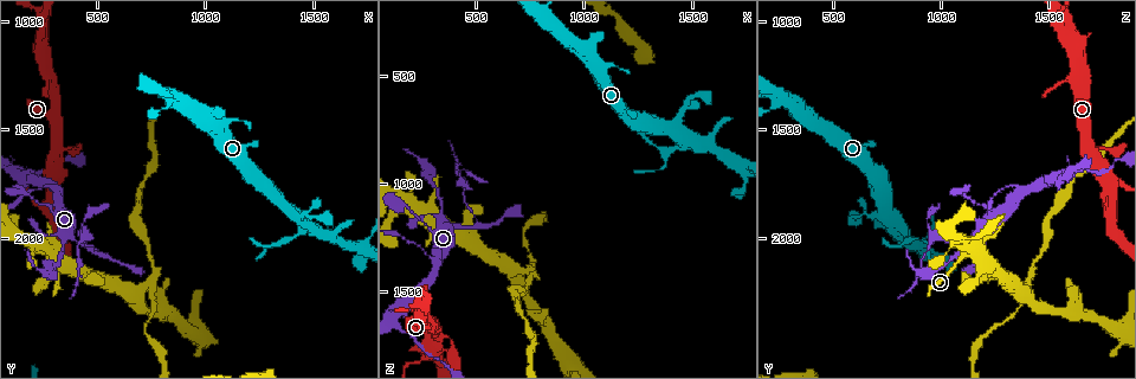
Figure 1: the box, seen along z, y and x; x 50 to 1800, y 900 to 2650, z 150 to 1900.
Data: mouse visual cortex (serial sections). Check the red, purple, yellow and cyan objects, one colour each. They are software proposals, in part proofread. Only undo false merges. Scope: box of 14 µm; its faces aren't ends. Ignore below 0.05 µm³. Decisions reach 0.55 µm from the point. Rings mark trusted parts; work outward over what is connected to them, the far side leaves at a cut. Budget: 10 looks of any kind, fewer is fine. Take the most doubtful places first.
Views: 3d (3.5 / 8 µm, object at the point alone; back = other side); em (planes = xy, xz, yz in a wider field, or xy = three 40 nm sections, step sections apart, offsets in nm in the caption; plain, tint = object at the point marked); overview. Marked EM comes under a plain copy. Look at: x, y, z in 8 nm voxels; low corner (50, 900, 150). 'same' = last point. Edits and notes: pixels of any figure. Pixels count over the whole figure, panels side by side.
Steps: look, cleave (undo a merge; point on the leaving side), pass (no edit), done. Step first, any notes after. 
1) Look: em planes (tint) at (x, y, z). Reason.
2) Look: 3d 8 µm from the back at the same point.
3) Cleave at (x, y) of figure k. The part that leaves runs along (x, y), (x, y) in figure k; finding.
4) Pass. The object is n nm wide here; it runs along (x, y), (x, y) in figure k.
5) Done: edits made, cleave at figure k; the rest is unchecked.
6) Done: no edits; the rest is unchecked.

Look: 3d 3.5 µm at (500, 2070, 1190). Three-way junction.

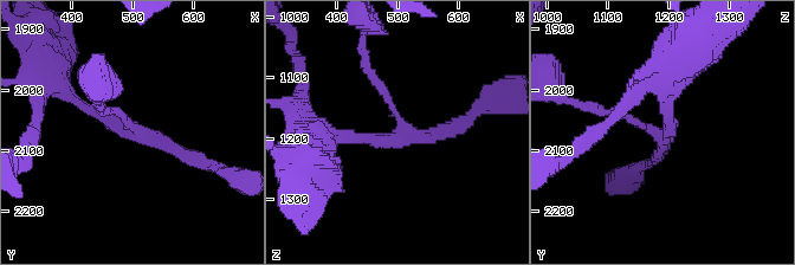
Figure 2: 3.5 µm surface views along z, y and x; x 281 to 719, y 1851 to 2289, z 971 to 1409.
Look: em xy step 2 (tint) at (510, 2075, 1190). 3 arms meet here; the arms are 100, 150, 200 nm wide.

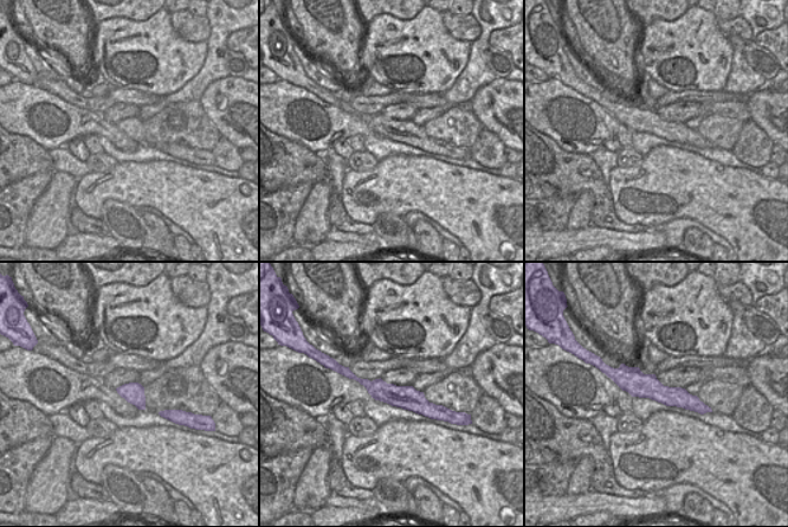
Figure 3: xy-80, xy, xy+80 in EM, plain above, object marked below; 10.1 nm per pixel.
Pass. It runs along (337, 140), (402, 134), (369, 73) in figure 2; continuous, no second cell.

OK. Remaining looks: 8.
Look: 3d 8 µm at (310, 1770, 1360). Sudden change in width.

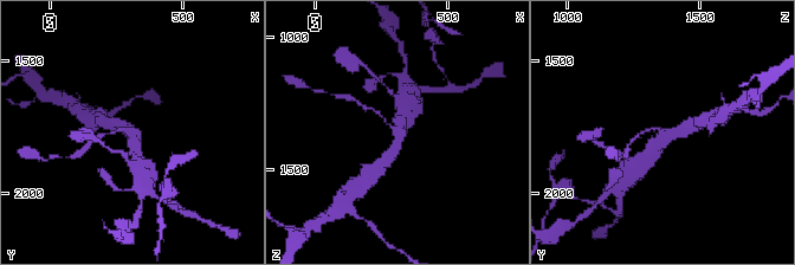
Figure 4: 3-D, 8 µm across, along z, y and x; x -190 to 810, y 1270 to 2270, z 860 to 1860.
Look: 3d 3.5 µm from the back at (310, 1780, 1360). Closer look.

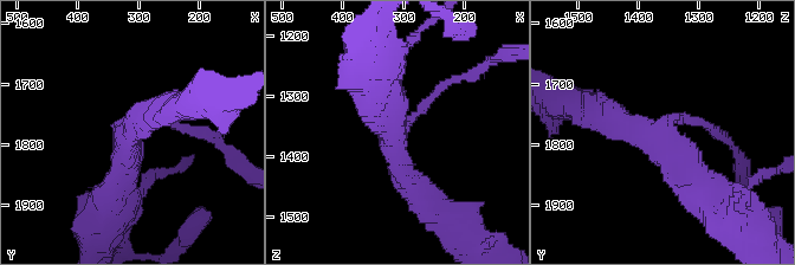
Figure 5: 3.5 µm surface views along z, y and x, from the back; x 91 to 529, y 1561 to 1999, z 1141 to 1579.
Pass. It runs along (715, 196), (660, 135), (600, 110) in figure 5; continuous, no second cell.

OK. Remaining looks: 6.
Look: 3d 8 µm at (270, 1750, 1810). A fork.

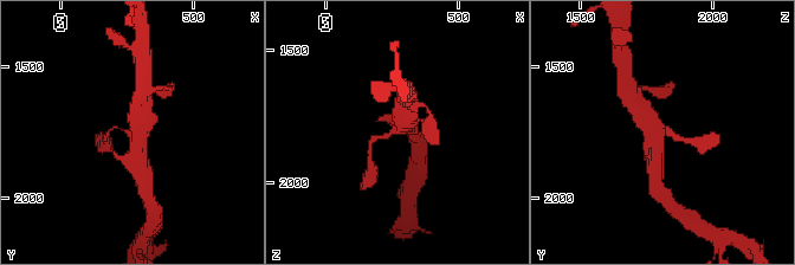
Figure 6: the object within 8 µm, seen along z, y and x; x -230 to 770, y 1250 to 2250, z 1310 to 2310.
Look: em xy step 3 (tint) at (280, 1750, 1800). Need the tissue.

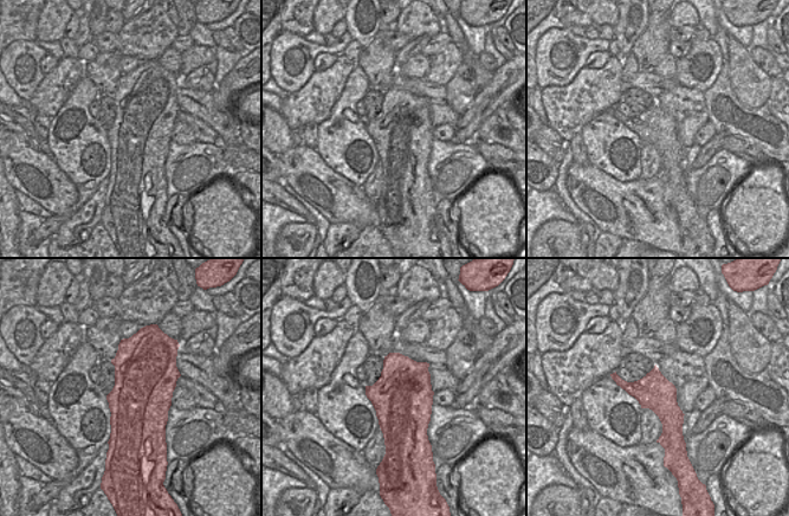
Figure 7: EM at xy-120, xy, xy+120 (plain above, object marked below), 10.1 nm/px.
Pass. It runs along (648, 121), (654, 136), (658, 189) in figure 6; continuous, no second cell.

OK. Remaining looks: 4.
Look: 3d 3.5 µm at (1460, 1890, 620). Narrows sharply.

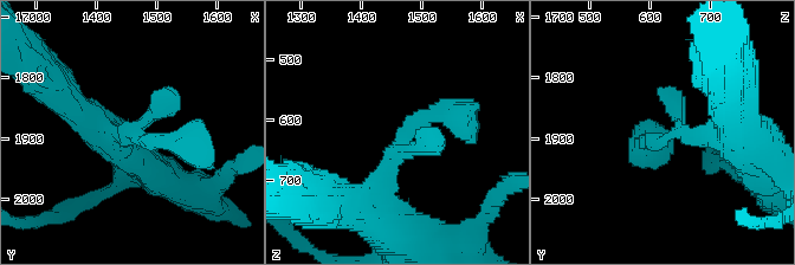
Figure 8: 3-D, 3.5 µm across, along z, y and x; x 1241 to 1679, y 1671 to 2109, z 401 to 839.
Look: em xy step 1 (tint) at (1465, 1895, 635). Now the EM.

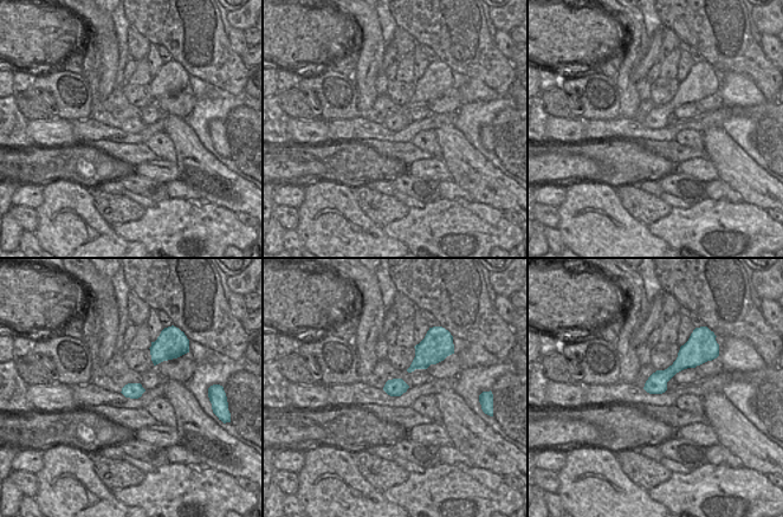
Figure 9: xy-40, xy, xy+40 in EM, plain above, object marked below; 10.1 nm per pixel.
Pass. All the same cell.

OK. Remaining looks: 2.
Done: no edits; the rest is unchecked.

